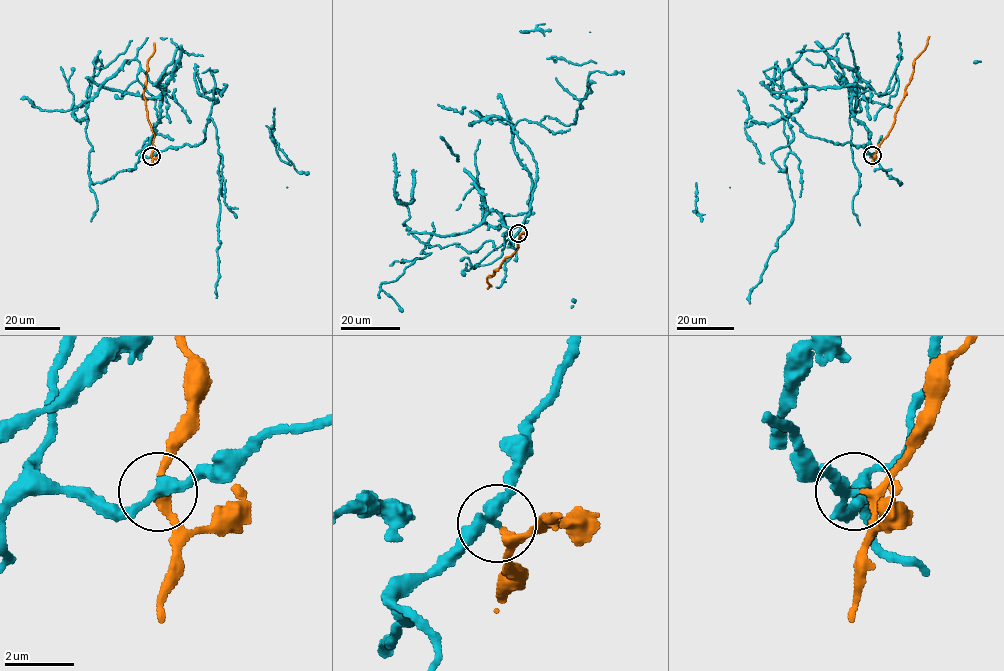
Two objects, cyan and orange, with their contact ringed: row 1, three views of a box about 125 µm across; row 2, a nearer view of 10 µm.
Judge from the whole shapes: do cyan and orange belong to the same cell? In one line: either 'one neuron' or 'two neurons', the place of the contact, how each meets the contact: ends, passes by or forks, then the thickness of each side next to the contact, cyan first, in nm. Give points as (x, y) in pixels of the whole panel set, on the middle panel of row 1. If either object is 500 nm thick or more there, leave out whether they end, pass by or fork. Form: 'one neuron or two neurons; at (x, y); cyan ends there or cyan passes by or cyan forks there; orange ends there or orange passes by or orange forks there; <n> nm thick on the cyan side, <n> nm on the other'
two neurons; at (518, 233); cyan passes by; orange passes by; 280 nm thick on the cyan side, 240 nm on the other

